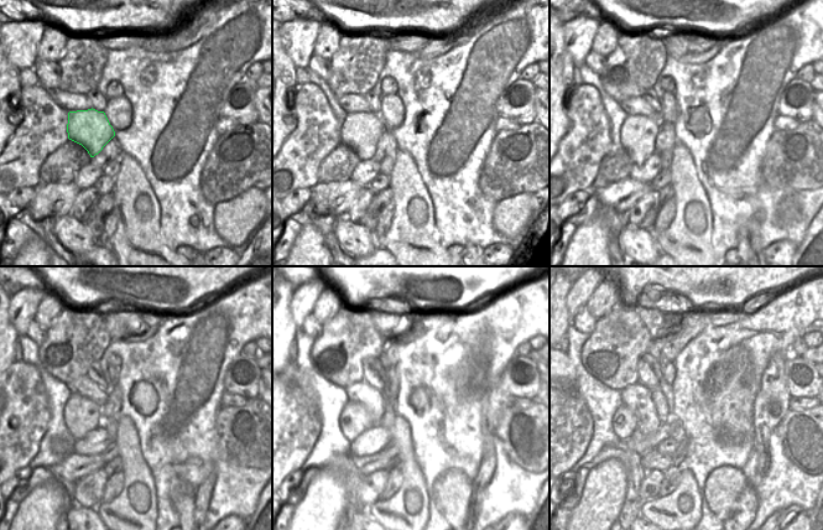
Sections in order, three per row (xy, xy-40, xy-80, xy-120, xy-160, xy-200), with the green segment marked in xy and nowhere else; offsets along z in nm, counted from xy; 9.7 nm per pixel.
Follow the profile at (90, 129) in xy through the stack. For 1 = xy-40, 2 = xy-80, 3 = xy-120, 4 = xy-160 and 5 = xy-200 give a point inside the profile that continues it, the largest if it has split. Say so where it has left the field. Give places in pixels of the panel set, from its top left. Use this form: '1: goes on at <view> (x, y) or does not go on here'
1: goes on at xy-40 (360, 130)
2: goes on at xy-80 (637, 135)
3: goes on at xy-120 (82, 415)
4: goes on at xy-160 (354, 420)
5: goes on at xy-200 (624, 422)

